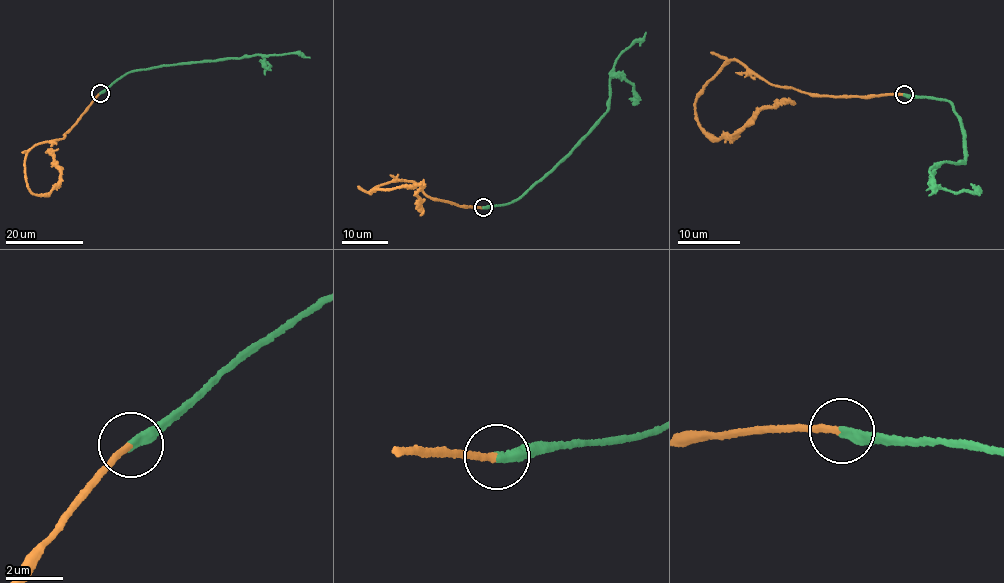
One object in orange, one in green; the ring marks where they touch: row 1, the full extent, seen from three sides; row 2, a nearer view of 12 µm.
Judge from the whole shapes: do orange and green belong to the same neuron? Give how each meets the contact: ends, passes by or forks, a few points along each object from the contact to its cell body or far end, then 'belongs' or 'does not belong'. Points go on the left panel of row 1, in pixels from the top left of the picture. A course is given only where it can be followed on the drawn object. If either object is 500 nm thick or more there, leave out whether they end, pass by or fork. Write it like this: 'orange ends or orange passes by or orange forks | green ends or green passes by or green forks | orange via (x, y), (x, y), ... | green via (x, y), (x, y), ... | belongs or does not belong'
orange ends | green ends | orange via (101, 92), (62, 138), (27, 152), (25, 174), (34, 194), (58, 184), (54, 157), (46, 153) | green via (101, 92), (130, 72), (186, 63), (299, 53), (310, 58) | belongs

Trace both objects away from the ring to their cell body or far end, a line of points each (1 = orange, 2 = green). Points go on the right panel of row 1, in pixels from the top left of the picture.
1: (904, 94), (798, 92), (733, 58), (694, 108), (697, 121), (719, 139), (758, 111), (790, 104)
2: (904, 94), (949, 102), (965, 133), (968, 156), (963, 163), (933, 165), (930, 171), (934, 183), (928, 196)

